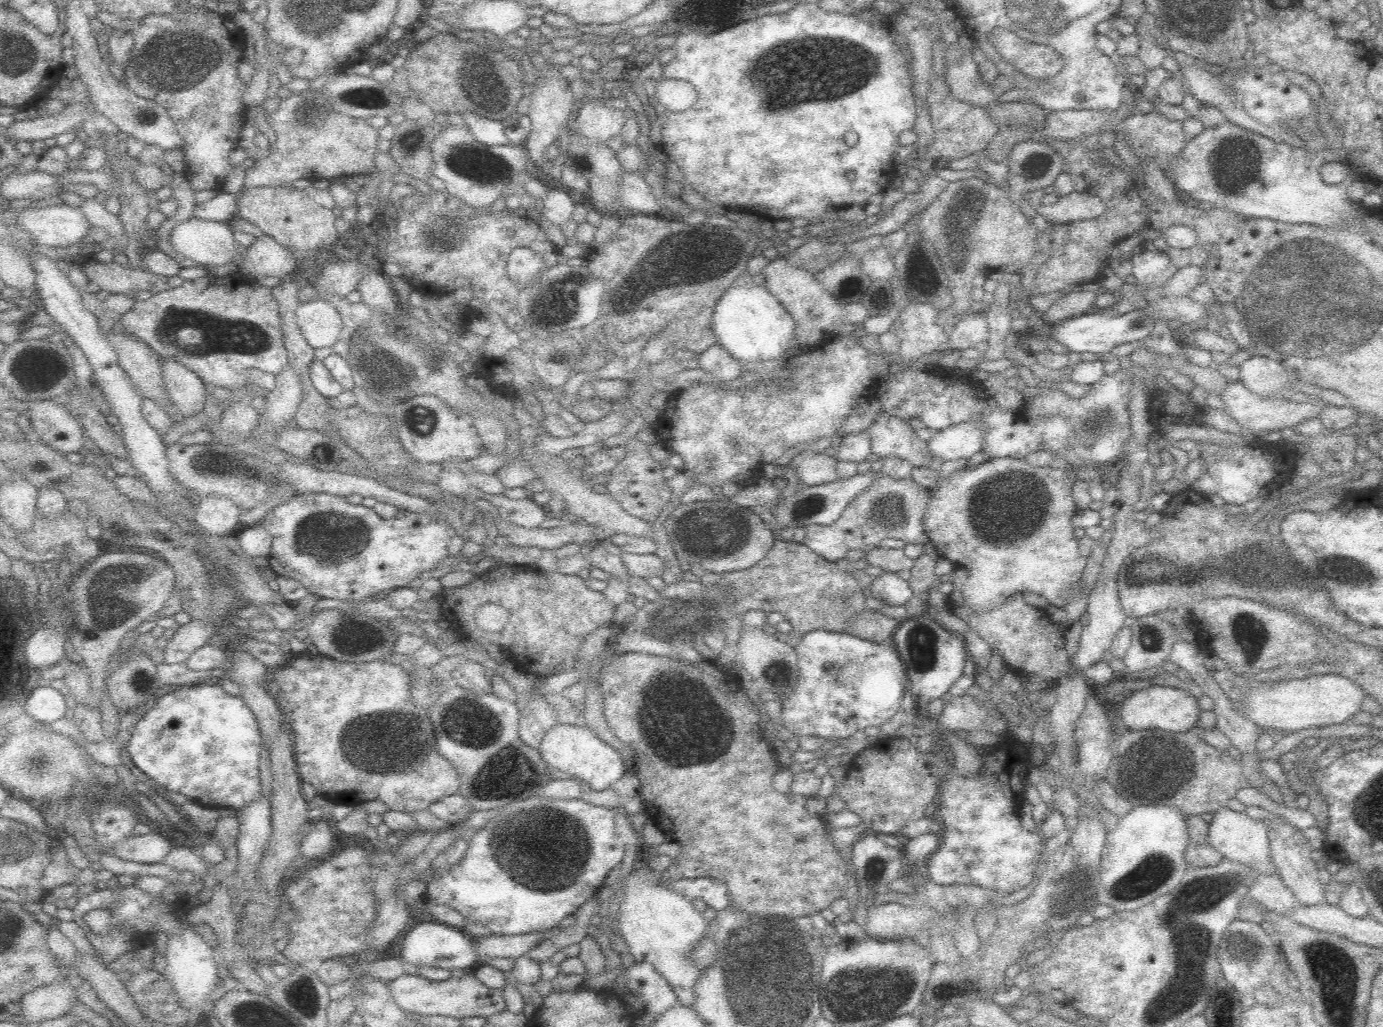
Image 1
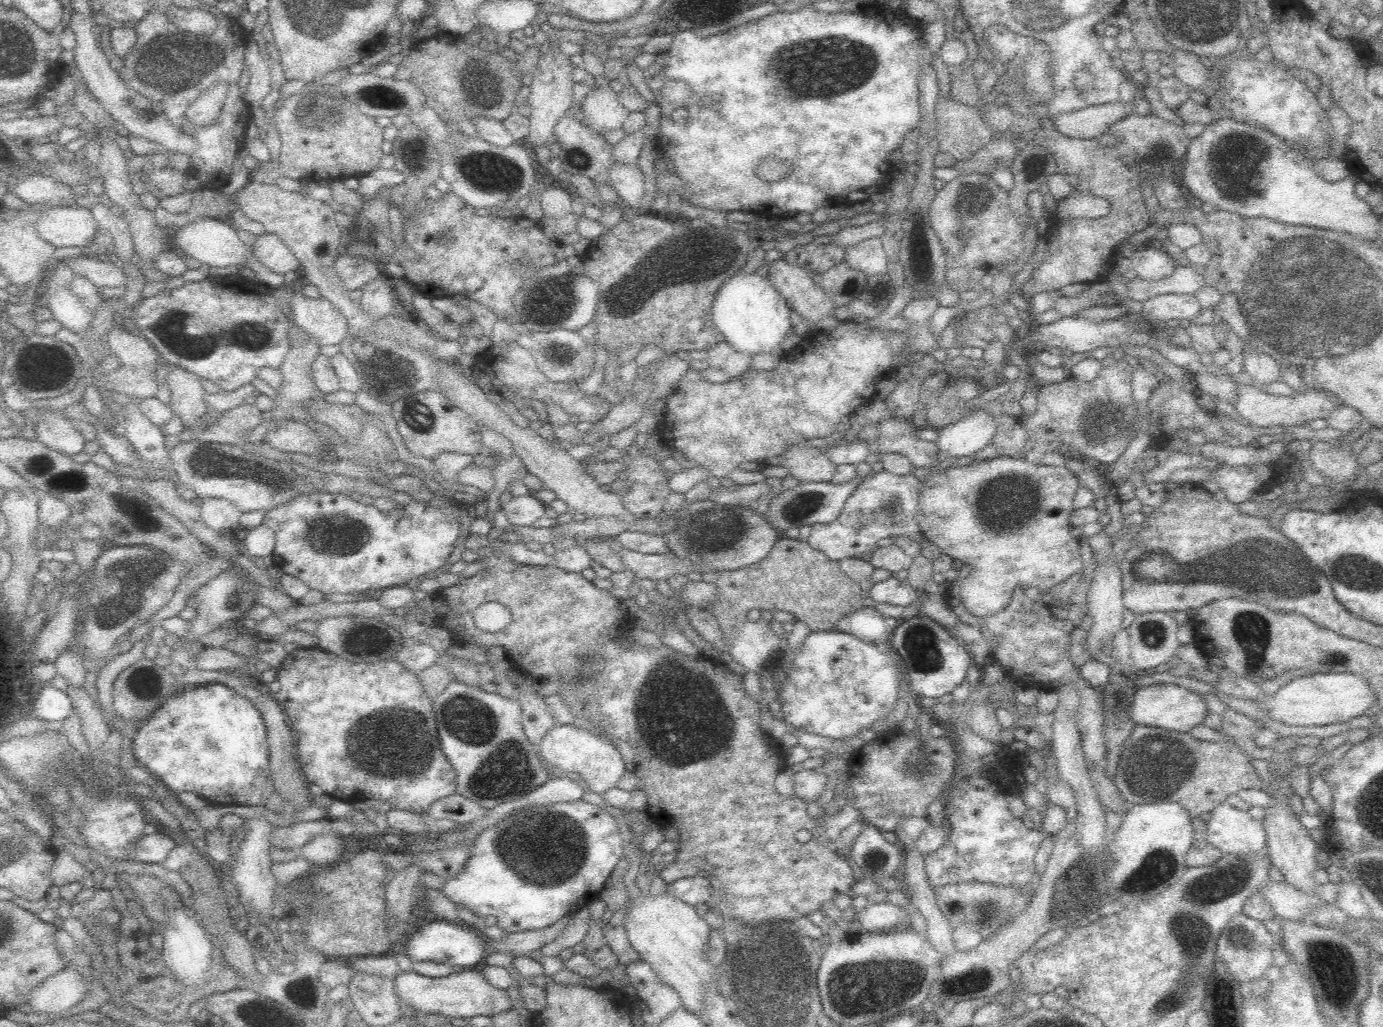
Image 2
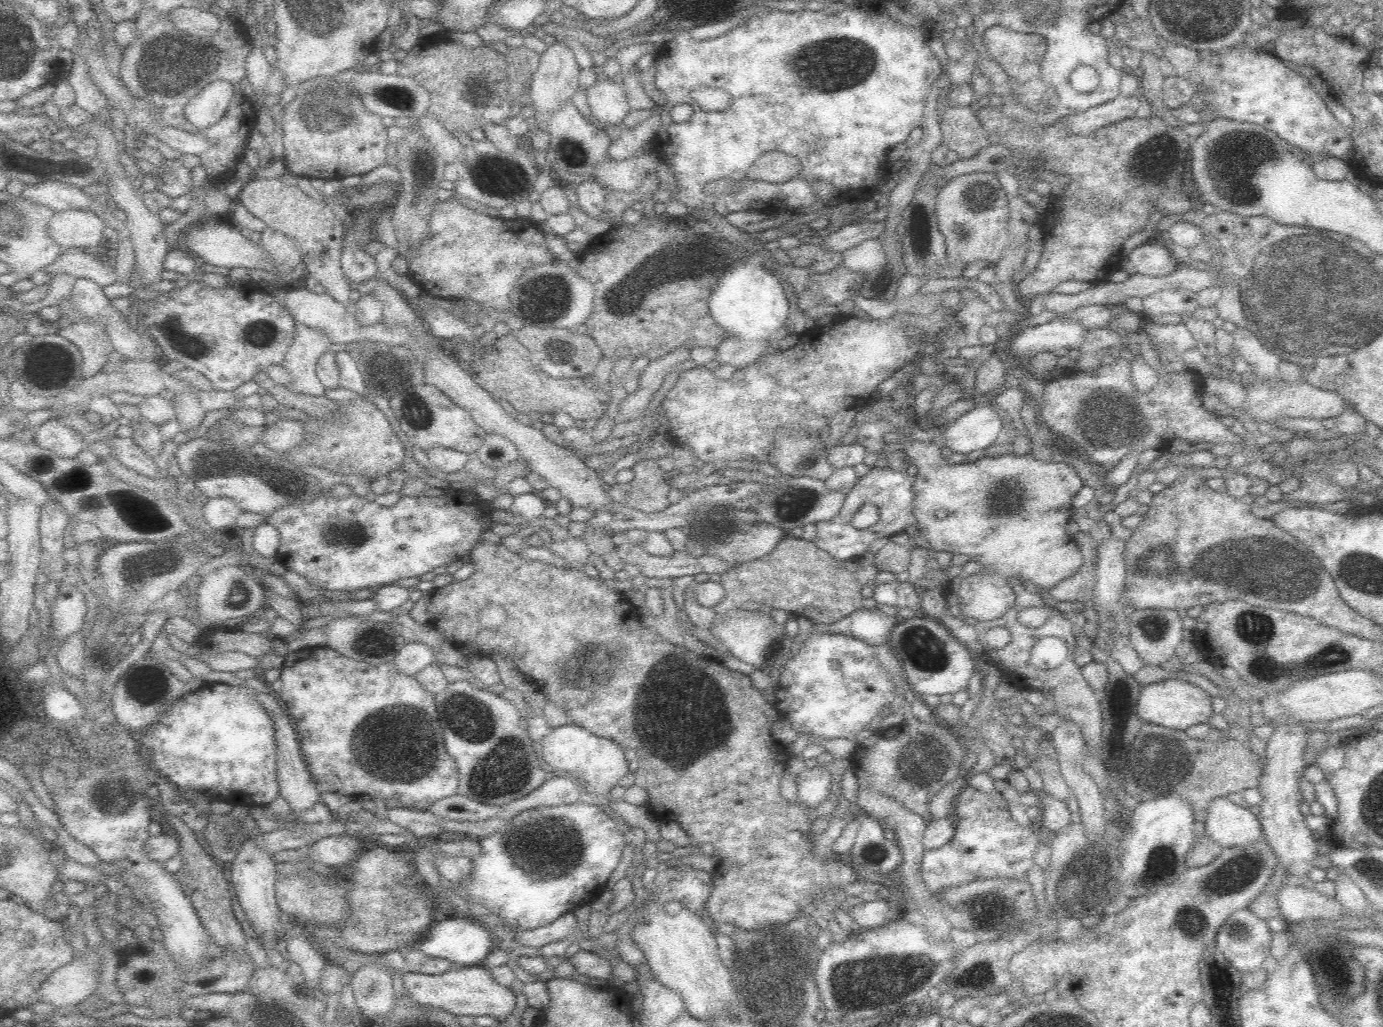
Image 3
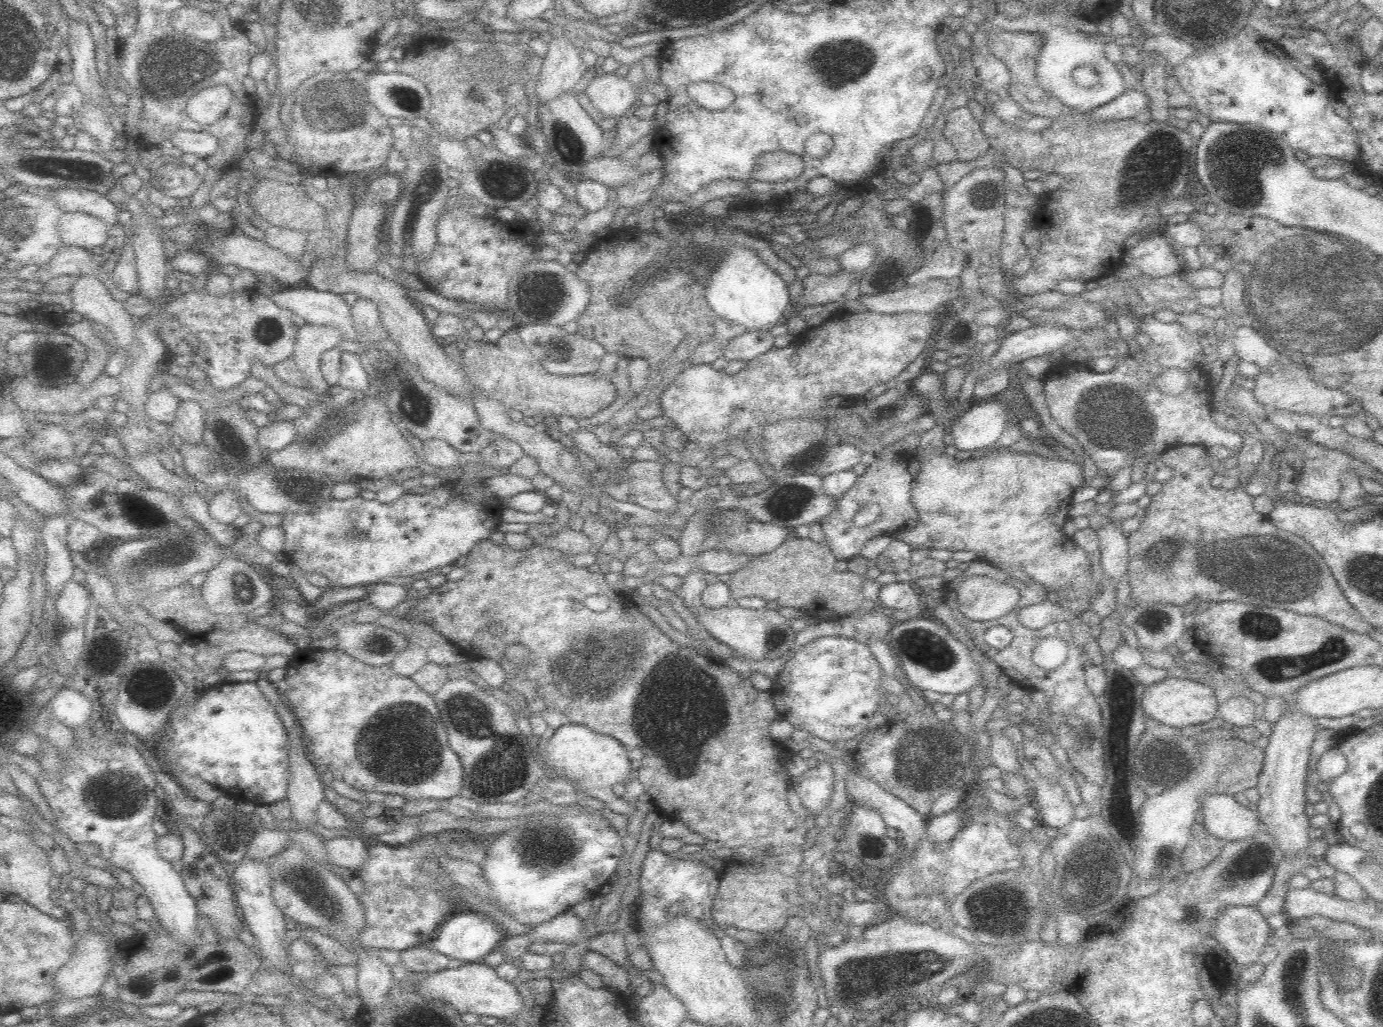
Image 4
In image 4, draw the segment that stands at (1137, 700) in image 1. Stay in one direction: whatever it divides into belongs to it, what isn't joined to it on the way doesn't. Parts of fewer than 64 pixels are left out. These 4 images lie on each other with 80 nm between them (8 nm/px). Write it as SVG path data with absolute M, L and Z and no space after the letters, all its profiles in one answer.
M1169 674L1165 679L1144 690L1141 708L1146 718L1183 729L1185 726L1202 725L1204 722L1213 720L1219 708L1217 700L1217 694L1209 683L1196 682L1192 677L1183 680Z

